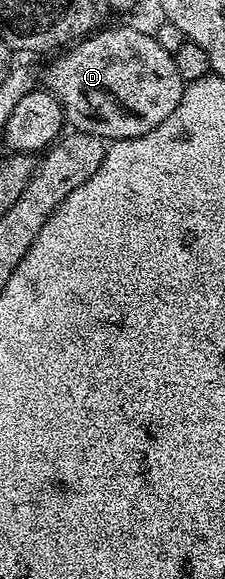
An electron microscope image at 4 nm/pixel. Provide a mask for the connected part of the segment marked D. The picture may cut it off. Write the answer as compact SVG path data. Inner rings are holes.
M108 27L80 39L62 53L55 63L47 65L48 75L43 84L60 100L63 116L73 130L100 136L107 141L138 139L144 133L157 130L182 103L186 82L176 70L172 52L163 49L153 34L146 32L145 35L134 27Z

